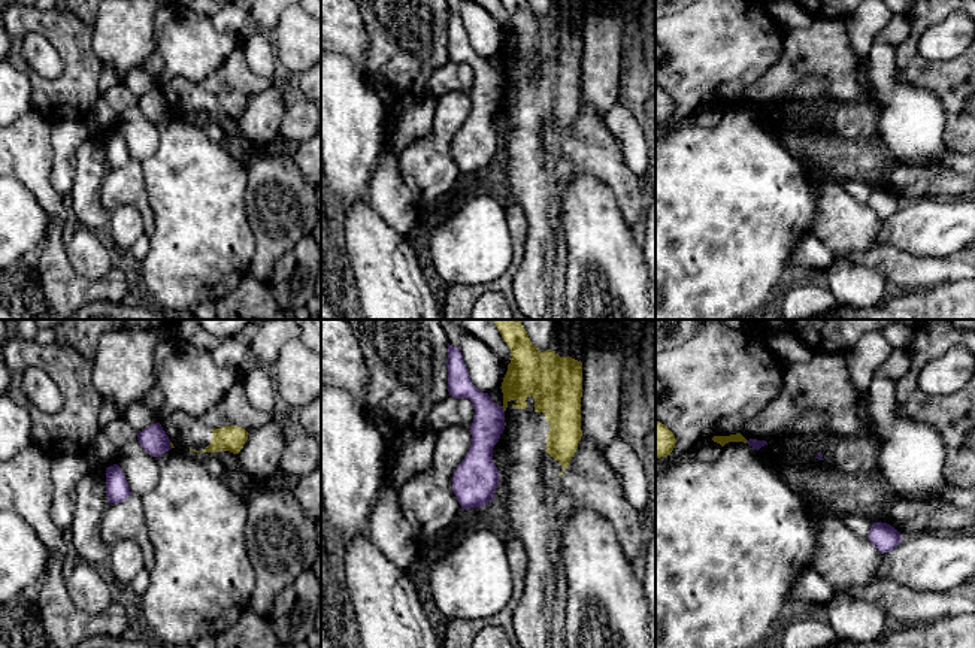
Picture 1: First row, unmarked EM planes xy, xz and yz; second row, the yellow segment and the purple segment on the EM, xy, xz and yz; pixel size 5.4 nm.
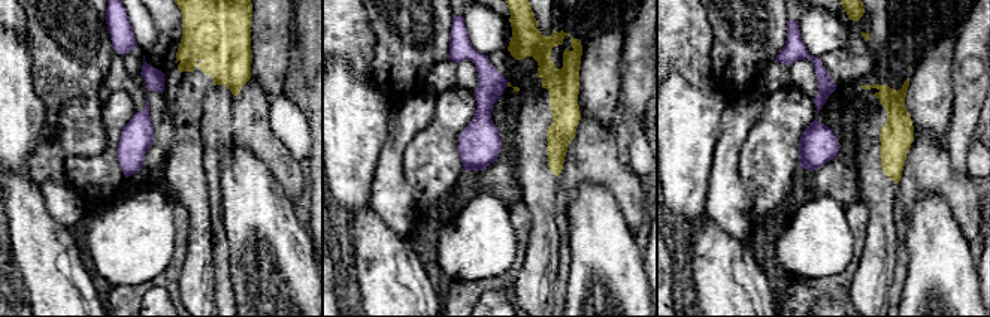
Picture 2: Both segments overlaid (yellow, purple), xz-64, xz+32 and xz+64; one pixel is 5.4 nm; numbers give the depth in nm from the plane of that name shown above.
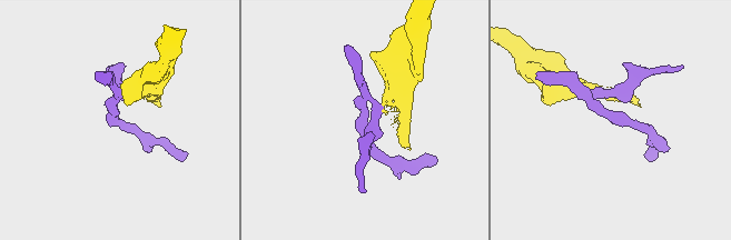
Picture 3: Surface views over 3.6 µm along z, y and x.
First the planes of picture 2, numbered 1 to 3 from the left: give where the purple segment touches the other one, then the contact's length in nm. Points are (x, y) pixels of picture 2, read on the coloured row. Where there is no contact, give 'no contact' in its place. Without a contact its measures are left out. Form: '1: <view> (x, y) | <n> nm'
1: no contact
2: xz+32 (508, 84) | 30 nm
3: no contact

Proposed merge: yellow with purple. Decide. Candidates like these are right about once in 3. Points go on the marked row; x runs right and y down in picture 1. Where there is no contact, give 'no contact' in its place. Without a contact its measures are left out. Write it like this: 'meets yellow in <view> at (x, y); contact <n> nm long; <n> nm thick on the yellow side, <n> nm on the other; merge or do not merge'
meets yellow in xz at (503, 409); contact 40 nm long; 260 nm thick on the yellow side, 180 nm on the other; do not merge

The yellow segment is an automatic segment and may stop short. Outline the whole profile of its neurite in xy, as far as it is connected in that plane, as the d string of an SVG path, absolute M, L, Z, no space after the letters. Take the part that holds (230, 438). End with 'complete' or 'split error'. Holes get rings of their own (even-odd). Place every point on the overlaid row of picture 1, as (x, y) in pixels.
M173 412L160 424L172 448L179 451L218 452L224 449L239 454L248 439L248 432L242 427L211 429L187 412Z; split error

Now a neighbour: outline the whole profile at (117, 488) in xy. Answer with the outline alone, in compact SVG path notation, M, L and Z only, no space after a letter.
M118 464L106 469L106 496L109 503L119 503L131 496L125 475Z

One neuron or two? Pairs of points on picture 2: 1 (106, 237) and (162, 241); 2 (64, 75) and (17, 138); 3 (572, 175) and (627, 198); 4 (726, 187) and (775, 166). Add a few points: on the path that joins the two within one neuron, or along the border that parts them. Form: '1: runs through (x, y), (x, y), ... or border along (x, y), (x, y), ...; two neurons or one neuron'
1: runs through (120, 237), (129, 241), (148, 241); one neuron
2: border along (30, 56), (35, 90); two neurons
3: runs through (586, 174), (605, 174), (615, 184); one neuron
4: border along (742, 144), (739, 178), (750, 214); two neurons

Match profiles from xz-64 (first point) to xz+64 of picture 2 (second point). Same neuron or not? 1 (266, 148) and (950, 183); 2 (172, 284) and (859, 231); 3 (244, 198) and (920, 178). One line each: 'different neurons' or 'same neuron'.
1: same neuron
2: same neuron
3: different neurons

